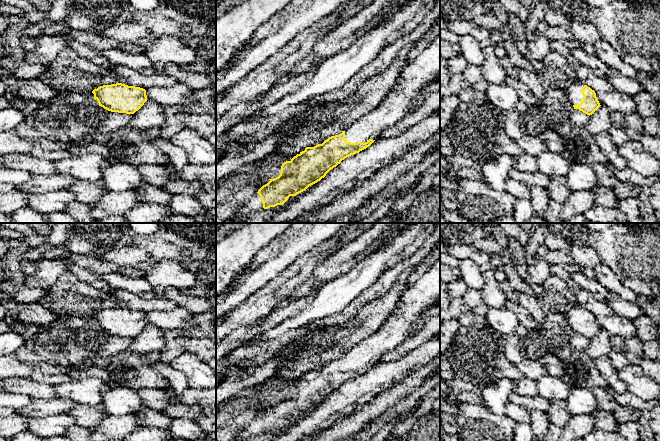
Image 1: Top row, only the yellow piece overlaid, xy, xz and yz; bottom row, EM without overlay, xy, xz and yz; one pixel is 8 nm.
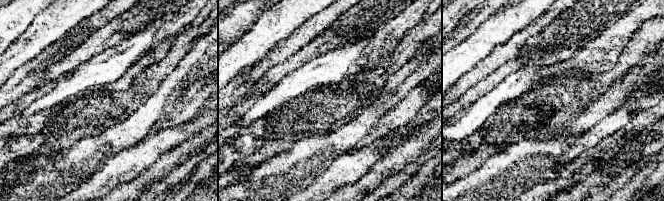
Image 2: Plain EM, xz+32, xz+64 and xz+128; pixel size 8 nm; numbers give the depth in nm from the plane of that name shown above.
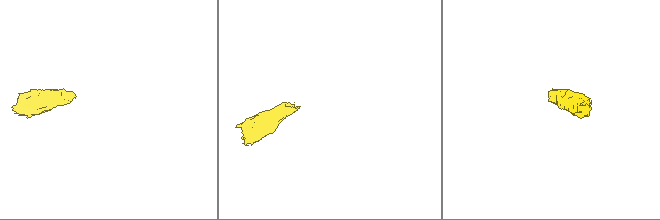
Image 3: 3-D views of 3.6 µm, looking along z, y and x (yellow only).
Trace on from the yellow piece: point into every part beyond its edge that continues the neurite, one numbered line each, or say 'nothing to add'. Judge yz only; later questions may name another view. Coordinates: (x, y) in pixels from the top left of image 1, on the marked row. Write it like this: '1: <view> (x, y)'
1: yz (574, 95)

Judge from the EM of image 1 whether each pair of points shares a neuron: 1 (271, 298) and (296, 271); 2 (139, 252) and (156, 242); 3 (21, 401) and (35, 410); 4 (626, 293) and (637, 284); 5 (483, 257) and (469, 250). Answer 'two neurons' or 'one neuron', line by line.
1: one neuron
2: two neurons
3: two neurons
4: one neuron
5: one neuron

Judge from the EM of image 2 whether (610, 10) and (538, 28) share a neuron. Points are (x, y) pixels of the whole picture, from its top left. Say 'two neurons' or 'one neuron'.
one neuron

